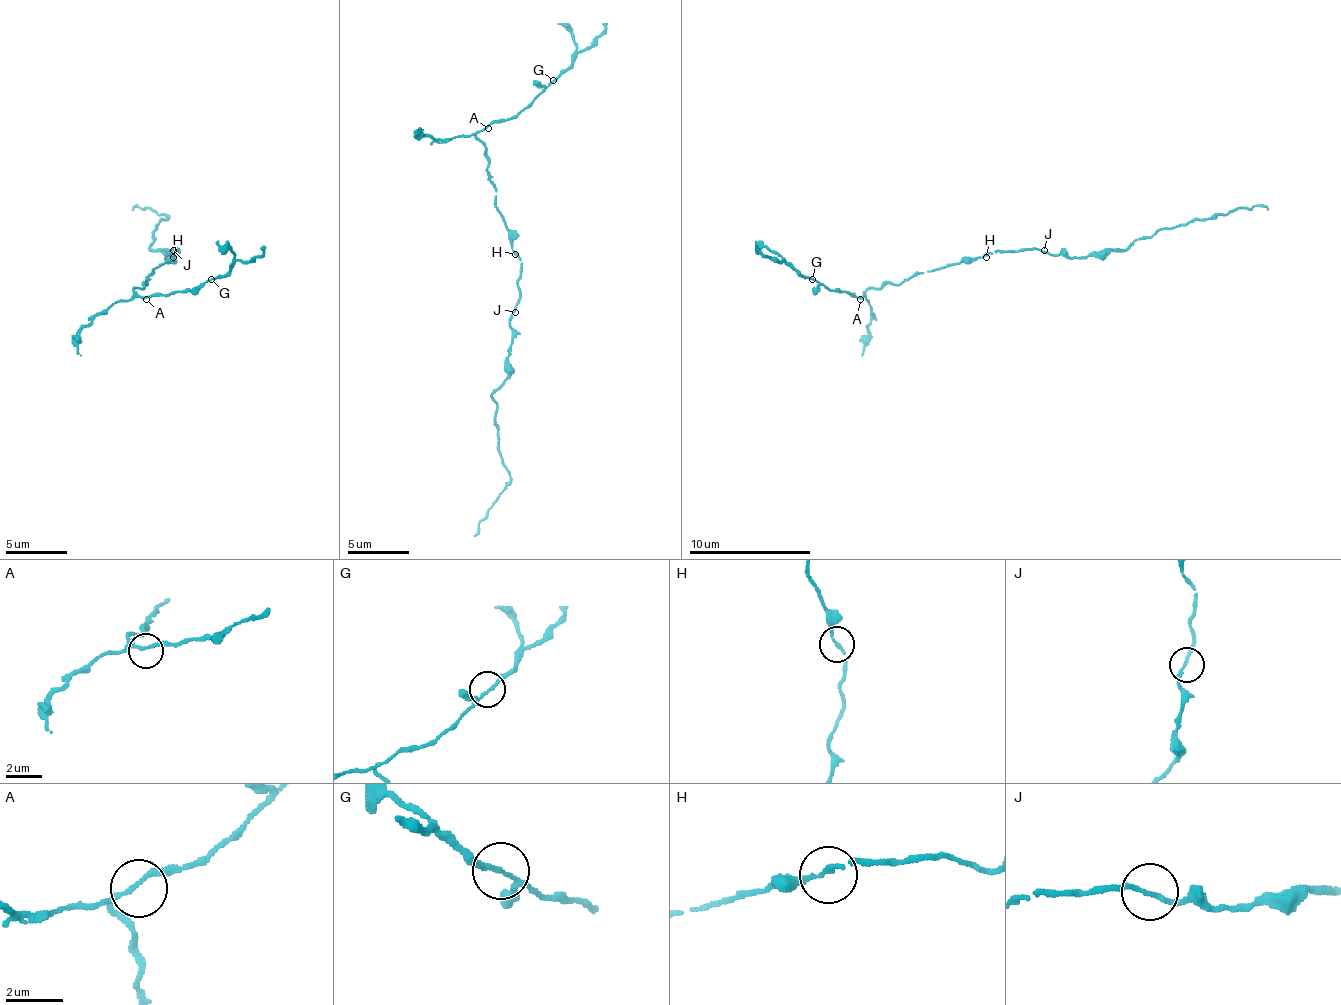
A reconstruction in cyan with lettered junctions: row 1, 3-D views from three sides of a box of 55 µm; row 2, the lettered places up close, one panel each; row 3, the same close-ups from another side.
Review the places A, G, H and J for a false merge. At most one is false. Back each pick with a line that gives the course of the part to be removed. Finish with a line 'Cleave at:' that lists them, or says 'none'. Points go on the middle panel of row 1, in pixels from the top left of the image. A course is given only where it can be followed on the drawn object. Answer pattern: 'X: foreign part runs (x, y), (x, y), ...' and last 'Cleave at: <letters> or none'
Cleave at: none

